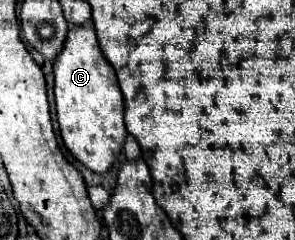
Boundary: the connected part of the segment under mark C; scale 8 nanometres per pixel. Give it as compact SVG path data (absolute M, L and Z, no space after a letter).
M74 25L66 35L66 45L54 61L54 93L60 135L68 151L96 173L106 173L124 145L124 105L122 93L116 81L114 67L102 55L96 31L90 25Z

